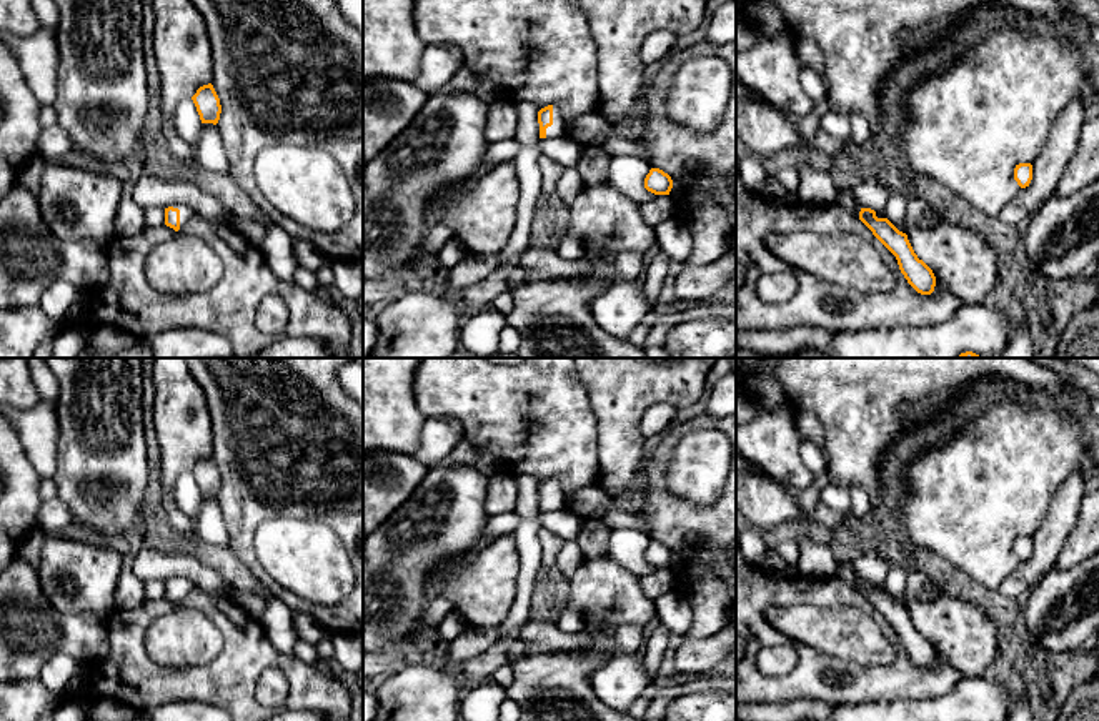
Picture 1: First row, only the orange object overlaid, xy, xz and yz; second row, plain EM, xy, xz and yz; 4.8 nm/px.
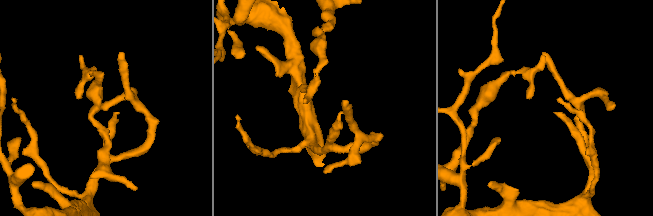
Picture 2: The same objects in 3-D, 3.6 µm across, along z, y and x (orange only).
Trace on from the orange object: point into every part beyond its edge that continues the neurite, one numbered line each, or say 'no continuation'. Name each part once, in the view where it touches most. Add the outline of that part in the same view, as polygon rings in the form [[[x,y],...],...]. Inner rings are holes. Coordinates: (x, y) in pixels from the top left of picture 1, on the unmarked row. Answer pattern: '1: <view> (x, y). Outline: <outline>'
1: xz (556, 503). Outline: [[[553,480],[553,498],[546,501],[546,511],[559,511],[564,508],[564,496],[561,491],[561,483]]]

